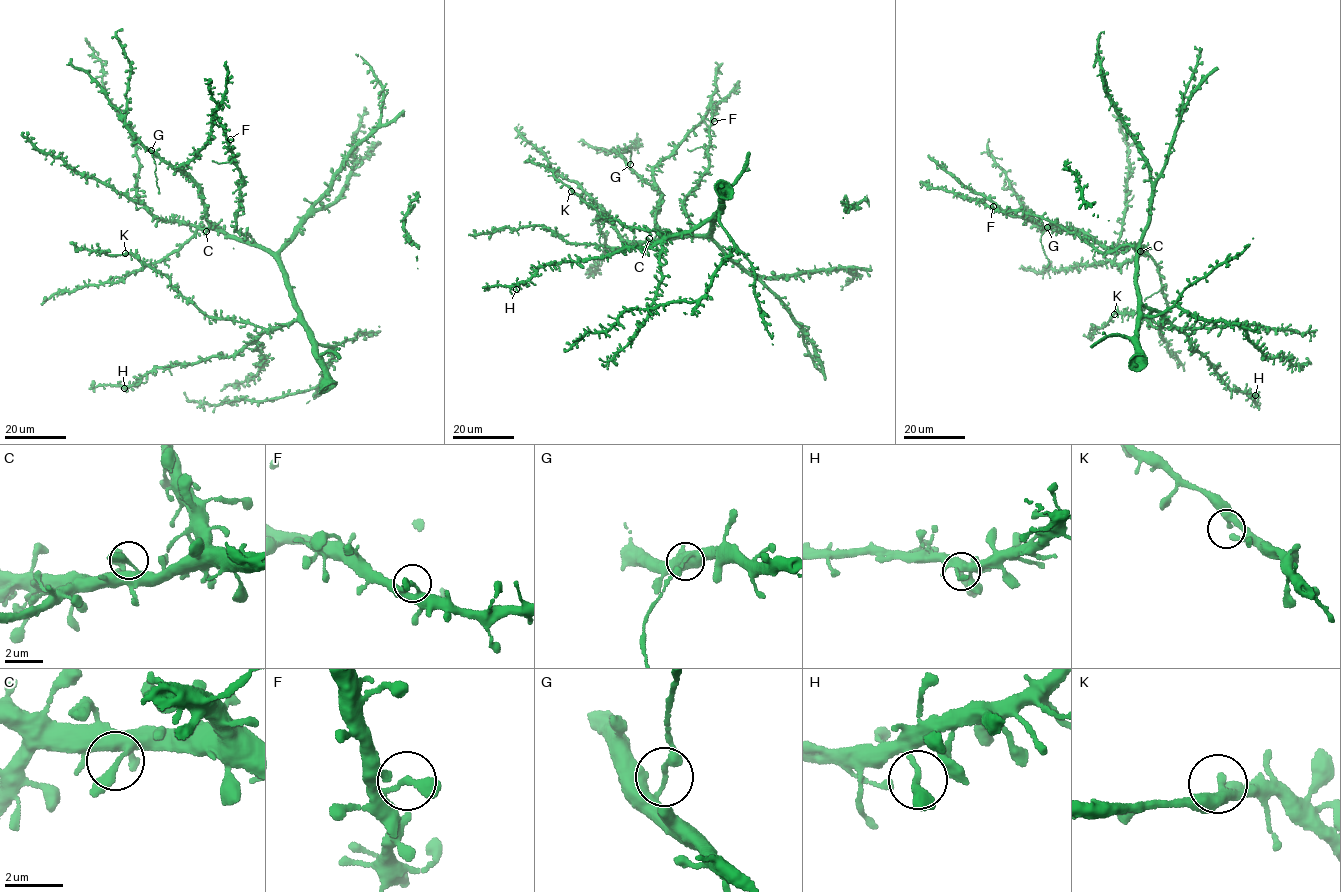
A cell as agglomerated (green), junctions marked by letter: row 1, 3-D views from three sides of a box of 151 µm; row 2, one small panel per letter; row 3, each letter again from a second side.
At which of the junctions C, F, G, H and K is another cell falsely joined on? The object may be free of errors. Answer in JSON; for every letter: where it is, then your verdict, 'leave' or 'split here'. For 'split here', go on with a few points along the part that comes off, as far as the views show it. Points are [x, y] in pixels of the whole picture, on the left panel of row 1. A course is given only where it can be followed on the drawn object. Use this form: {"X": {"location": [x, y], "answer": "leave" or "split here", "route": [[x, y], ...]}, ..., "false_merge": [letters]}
{"C": {"location": [206, 231], "answer": "leave"}, "F": {"location": [230, 139], "answer": "leave"}, "G": {"location": [151, 150], "answer": "split here", "route": [[151, 151], [159, 193]]}, "H": {"location": [124, 388], "answer": "leave"}, "K": {"location": [125, 253], "answer": "leave"}, "false_merge": ["G"]}

